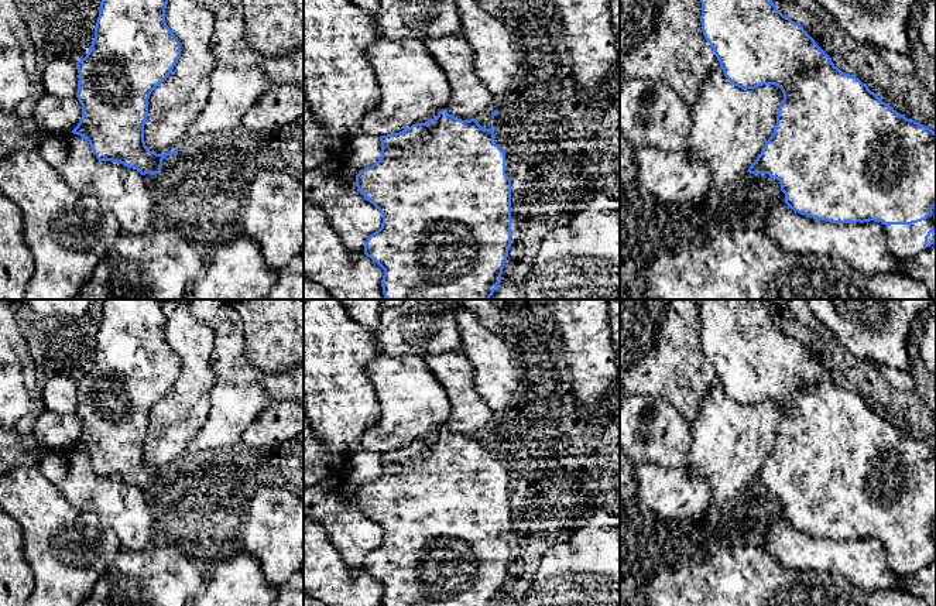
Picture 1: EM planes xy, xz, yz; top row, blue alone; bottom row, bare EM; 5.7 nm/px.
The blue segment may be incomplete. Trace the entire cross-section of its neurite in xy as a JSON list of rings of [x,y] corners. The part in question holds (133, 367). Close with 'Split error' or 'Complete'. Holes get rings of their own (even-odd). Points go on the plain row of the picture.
[[[103,299],[95,356],[86,373],[76,379],[79,390],[76,414],[82,421],[82,434],[72,449],[89,458],[99,477],[120,479],[141,492],[160,490],[162,476],[169,470],[175,475],[178,472],[178,465],[157,470],[144,458],[150,411],[169,393],[182,367],[178,355],[165,339],[167,321],[168,312],[157,299]]]. Complete

